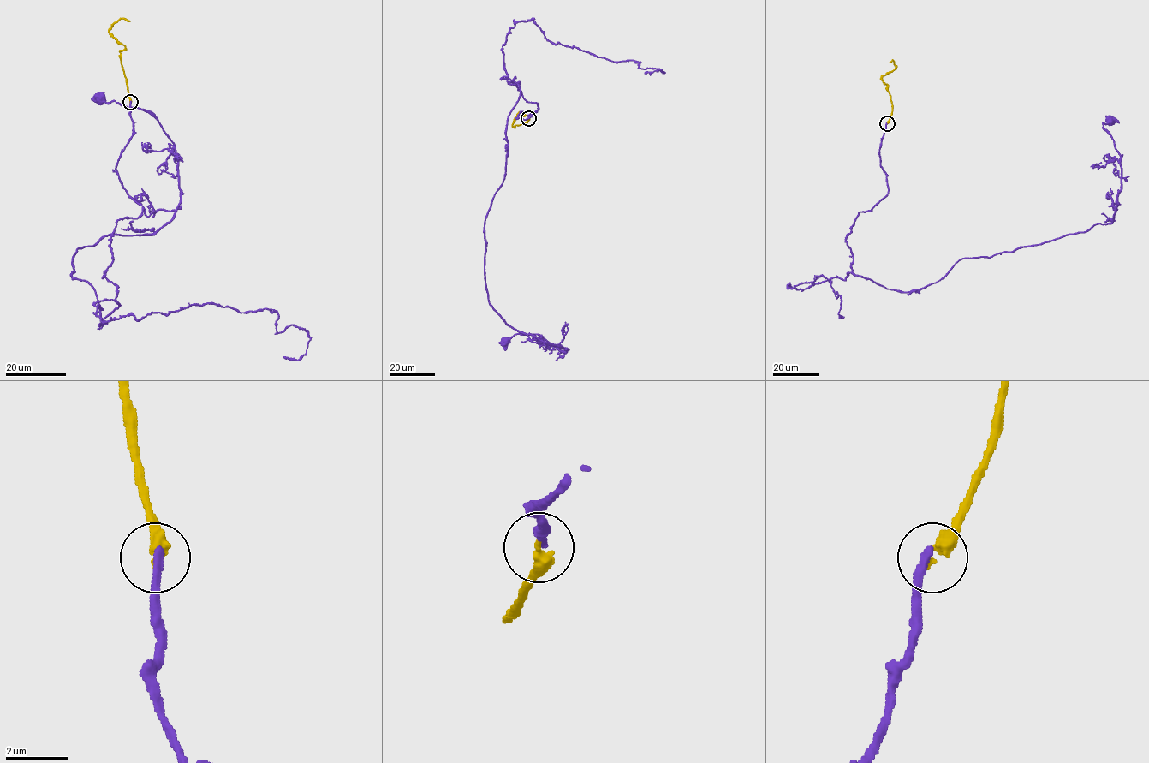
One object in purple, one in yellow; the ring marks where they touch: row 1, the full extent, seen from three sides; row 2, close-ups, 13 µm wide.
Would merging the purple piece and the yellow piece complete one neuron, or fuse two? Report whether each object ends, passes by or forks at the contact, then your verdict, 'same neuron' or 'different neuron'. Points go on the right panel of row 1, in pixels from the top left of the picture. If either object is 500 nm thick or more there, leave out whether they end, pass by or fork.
purple ends | yellow ends | different neuron

